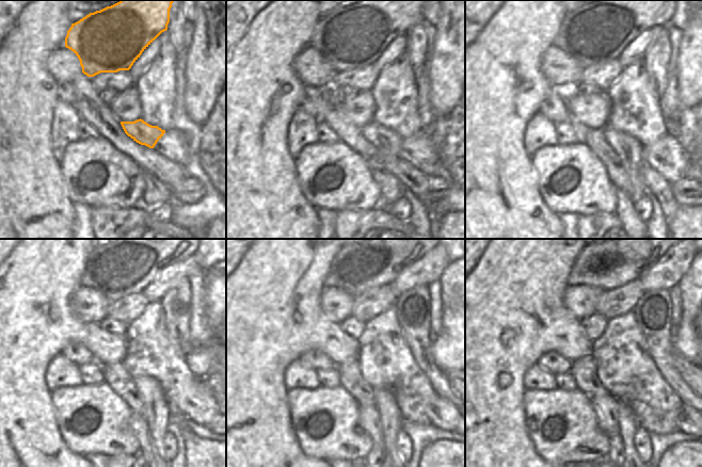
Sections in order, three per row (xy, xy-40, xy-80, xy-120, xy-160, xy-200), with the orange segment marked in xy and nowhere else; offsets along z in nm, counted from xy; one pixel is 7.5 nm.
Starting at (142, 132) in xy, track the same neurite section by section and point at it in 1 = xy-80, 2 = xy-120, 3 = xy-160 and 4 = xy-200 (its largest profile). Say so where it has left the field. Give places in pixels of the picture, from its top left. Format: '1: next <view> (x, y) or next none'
1: next xy-80 (628, 149)
2: next xy-120 (157, 411)
3: next xy-160 (392, 420)
4: next xy-200 (628, 423)

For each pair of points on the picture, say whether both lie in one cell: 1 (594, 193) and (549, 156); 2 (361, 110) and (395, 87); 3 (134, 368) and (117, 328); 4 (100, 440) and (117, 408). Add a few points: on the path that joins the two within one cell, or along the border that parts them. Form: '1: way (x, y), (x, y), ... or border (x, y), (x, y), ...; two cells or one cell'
1: way (584, 177), (578, 158), (575, 155), (565, 156); one cell
2: border (369, 90), (376, 106), (372, 121); two cells
3: border (127, 324), (127, 331), (124, 334); two cells
4: way (100, 433), (101, 424), (110, 416); one cell

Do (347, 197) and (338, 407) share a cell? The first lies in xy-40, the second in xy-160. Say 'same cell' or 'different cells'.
same cell

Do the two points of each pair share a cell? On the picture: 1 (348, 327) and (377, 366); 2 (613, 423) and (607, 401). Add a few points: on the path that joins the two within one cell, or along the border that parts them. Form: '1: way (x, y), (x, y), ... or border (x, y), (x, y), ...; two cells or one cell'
1: border (366, 324), (357, 339); two cells
2: way (608, 418), (607, 406); one cell

